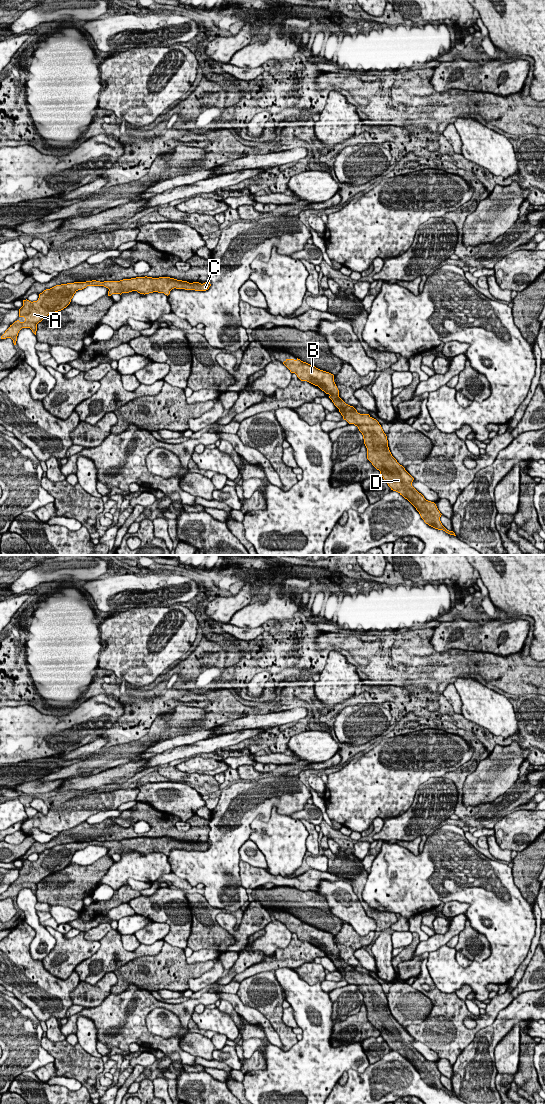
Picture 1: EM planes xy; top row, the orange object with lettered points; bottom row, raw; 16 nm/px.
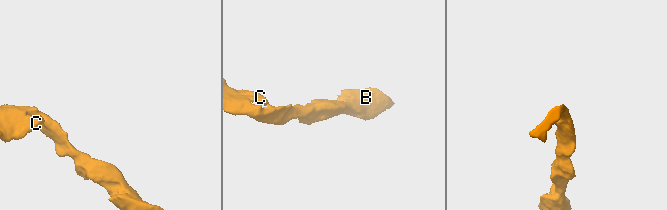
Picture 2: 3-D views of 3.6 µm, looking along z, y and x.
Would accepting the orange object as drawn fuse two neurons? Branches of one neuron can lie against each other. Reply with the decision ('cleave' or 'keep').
keep

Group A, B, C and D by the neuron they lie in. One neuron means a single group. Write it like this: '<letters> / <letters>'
A B C D

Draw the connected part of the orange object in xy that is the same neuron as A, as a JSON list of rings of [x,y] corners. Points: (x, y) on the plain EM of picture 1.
[[[136,837],[123,839],[120,841],[86,841],[74,842],[56,845],[50,849],[44,850],[39,854],[37,861],[23,860],[23,866],[19,869],[19,877],[24,877],[25,881],[15,881],[1,896],[1,899],[11,898],[16,905],[17,896],[22,888],[30,888],[36,895],[37,884],[48,875],[61,871],[66,868],[78,850],[87,846],[104,846],[109,849],[108,856],[112,854],[129,853],[137,851],[140,854],[149,854],[153,852],[164,853],[169,855],[174,848],[206,851],[211,846],[210,842],[203,844],[199,842],[189,843],[187,841],[177,840],[170,837]]]

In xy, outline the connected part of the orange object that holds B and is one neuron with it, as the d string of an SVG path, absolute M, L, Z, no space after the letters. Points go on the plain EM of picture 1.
M286 919L283 924L290 930L291 933L295 933L301 941L307 941L315 946L318 946L326 954L329 954L329 958L332 960L334 965L339 969L339 972L343 976L343 979L346 980L349 984L354 984L358 987L359 991L363 995L364 1004L367 1008L367 1019L372 1023L372 1025L380 1031L380 1036L386 1041L391 1050L398 1052L405 1059L407 1059L419 1072L421 1078L429 1086L443 1090L450 1095L455 1095L453 1091L447 1090L441 1083L440 1077L441 1073L438 1070L434 1062L428 1061L424 1056L419 1053L413 1046L412 1042L414 1038L405 1030L405 1028L400 1025L397 1020L392 1016L389 1007L387 996L384 993L379 982L372 978L369 974L360 974L357 970L348 964L346 964L339 957L339 950L334 942L334 935L320 930L315 926L312 926L306 922L301 921L300 919Z

